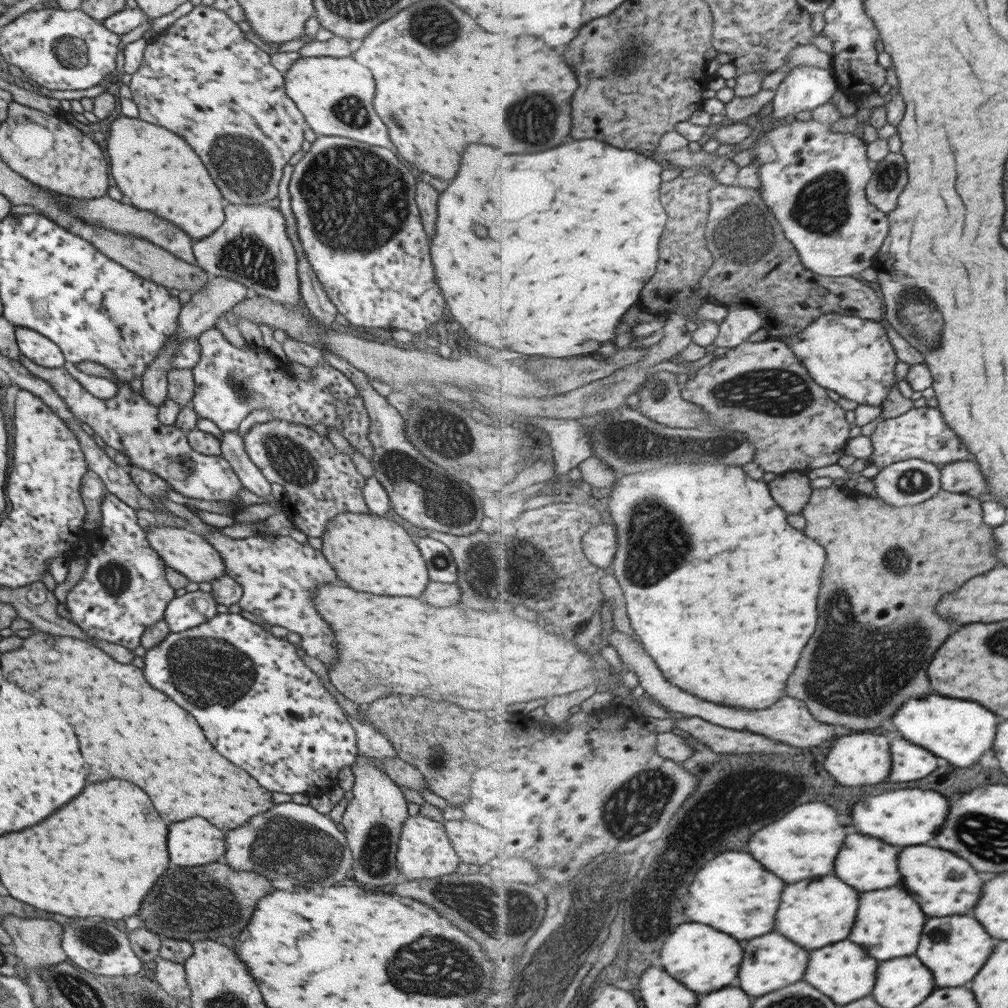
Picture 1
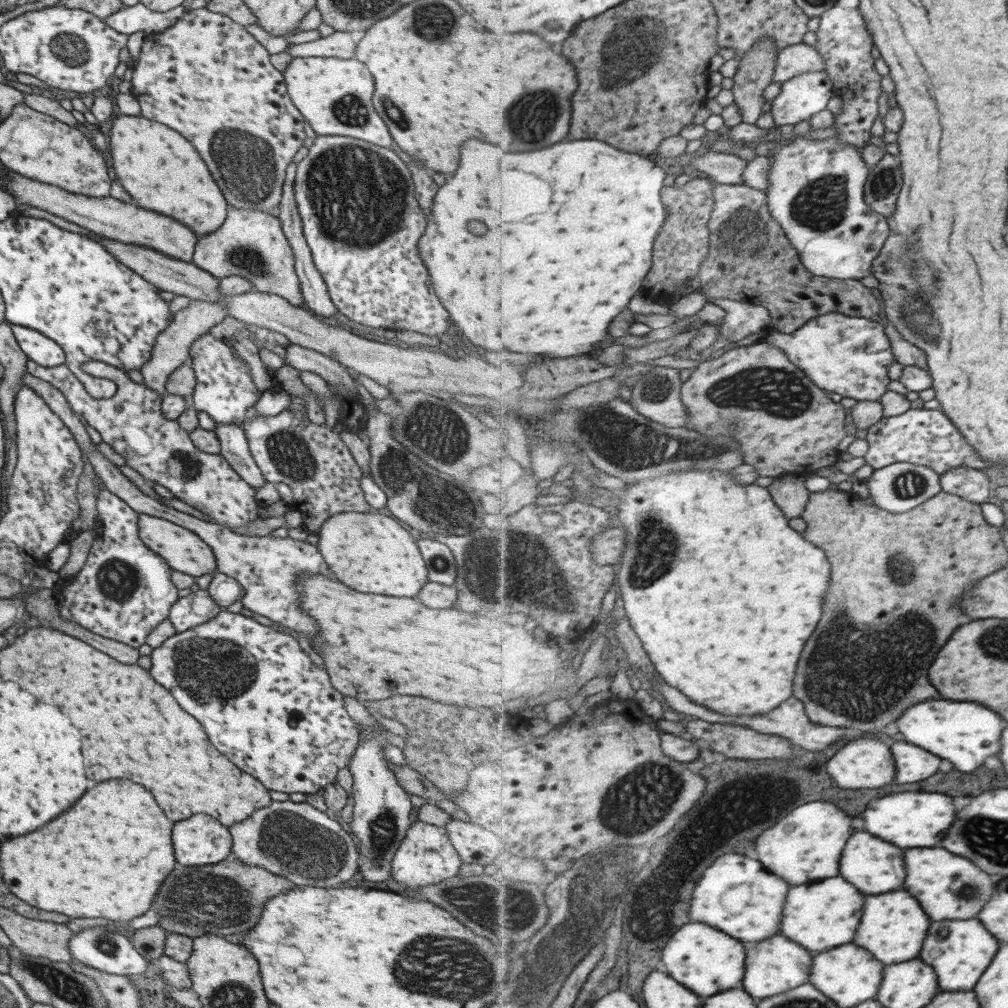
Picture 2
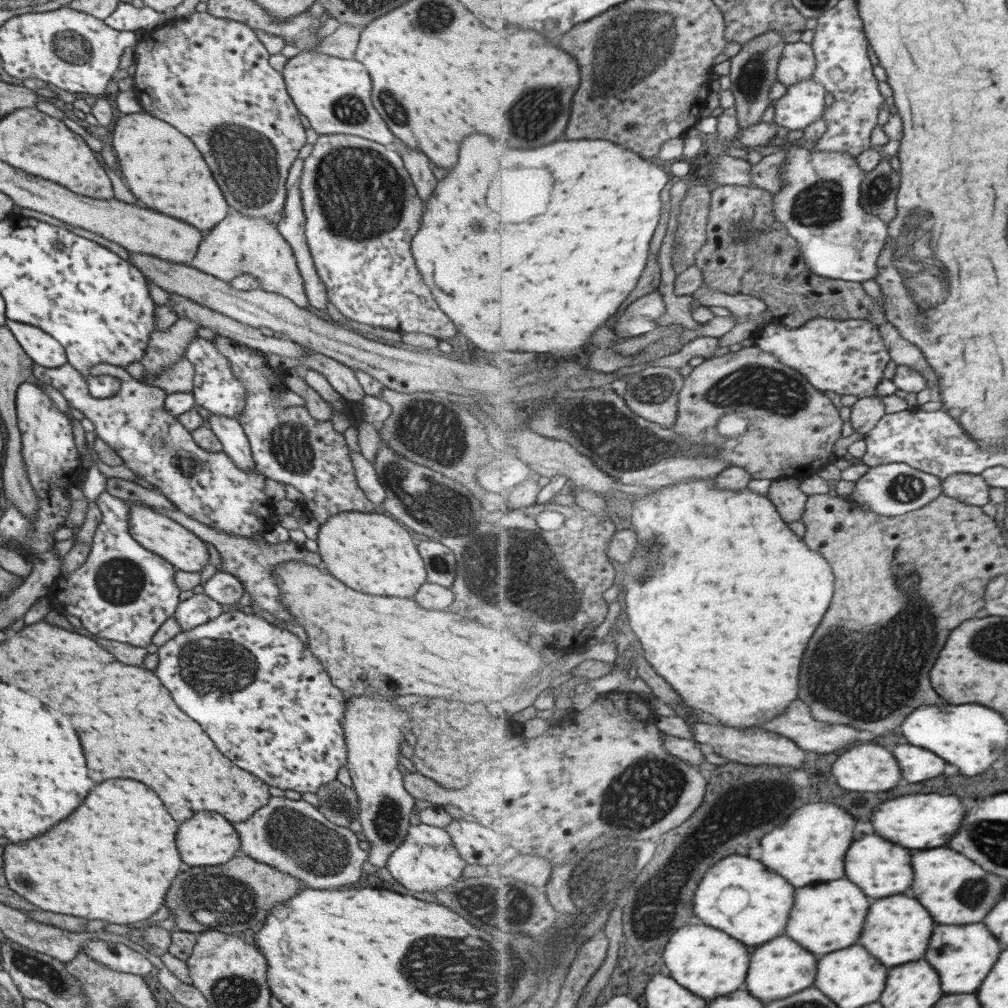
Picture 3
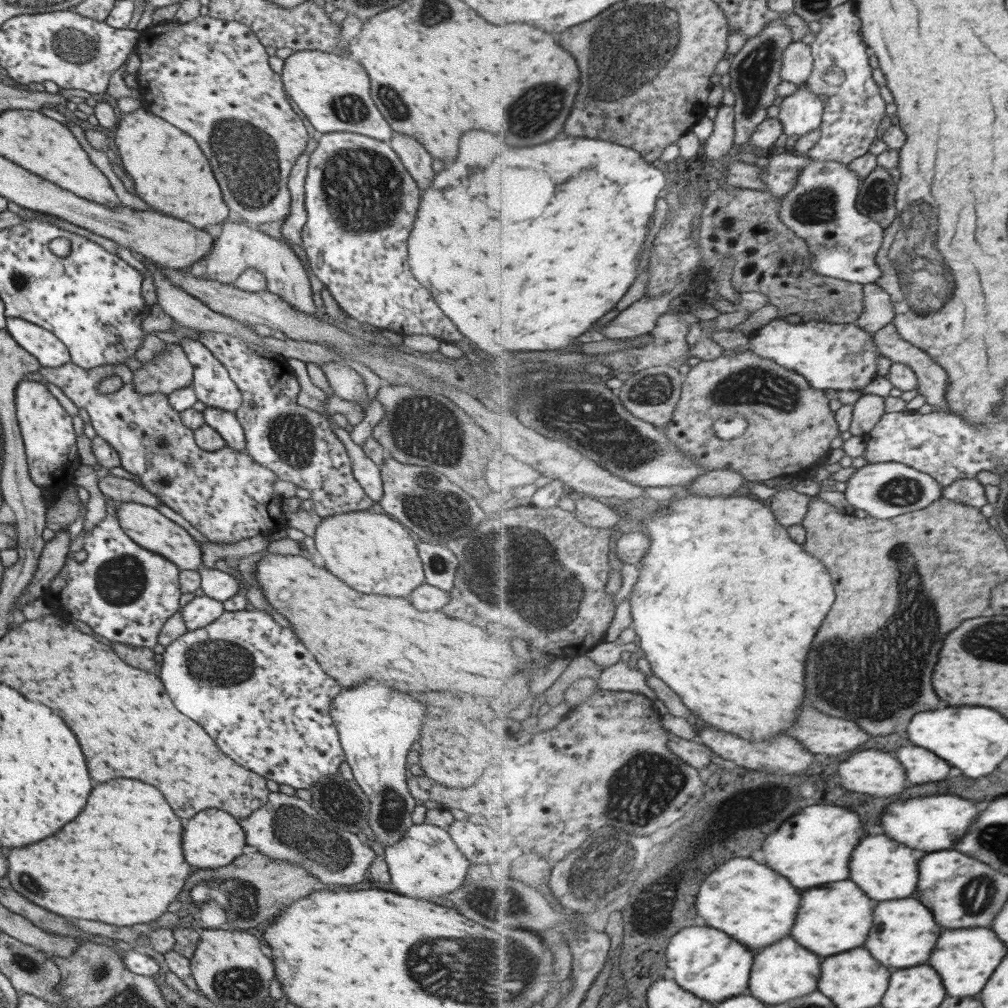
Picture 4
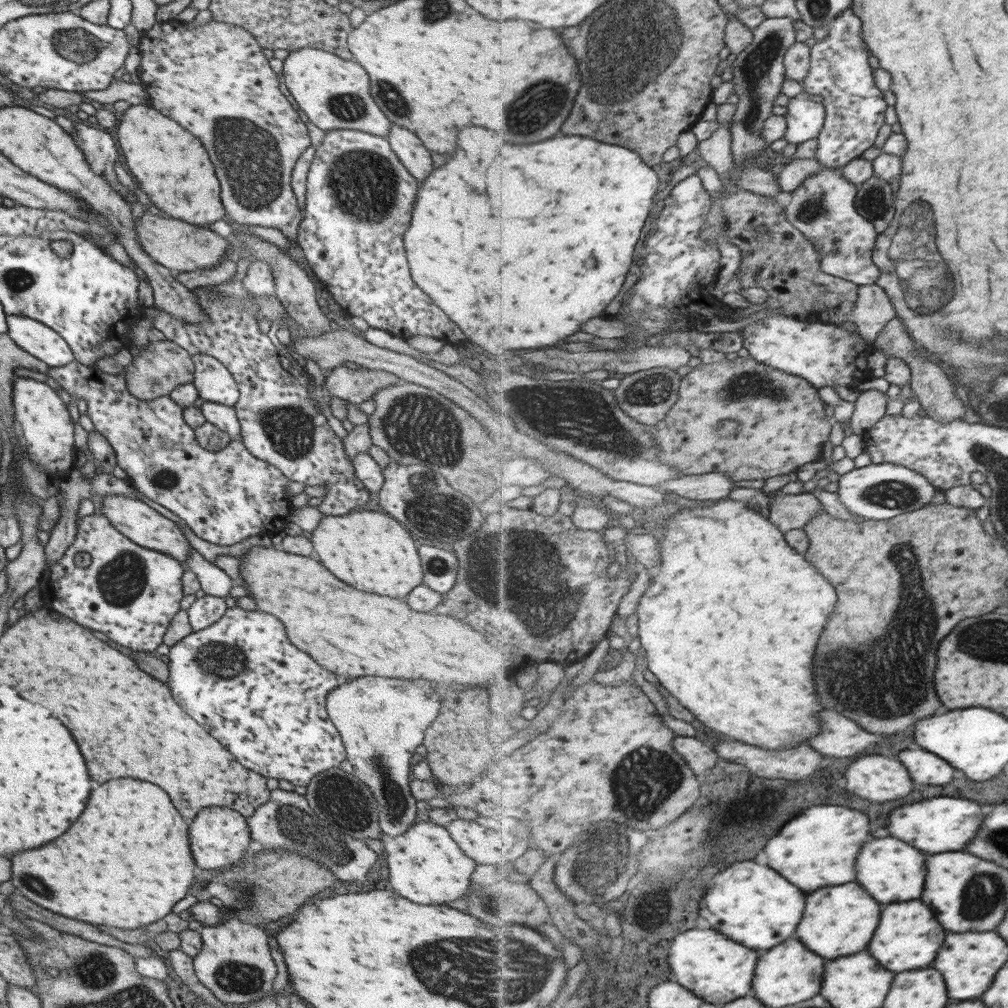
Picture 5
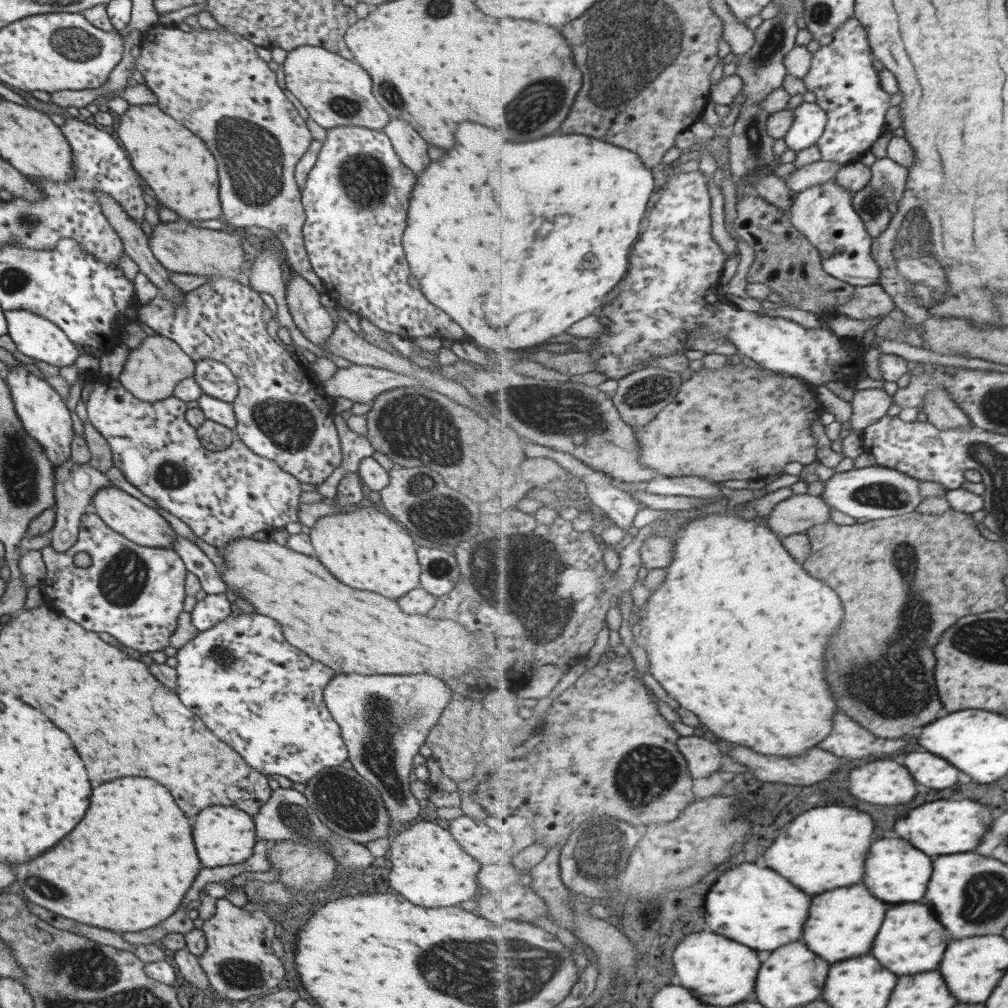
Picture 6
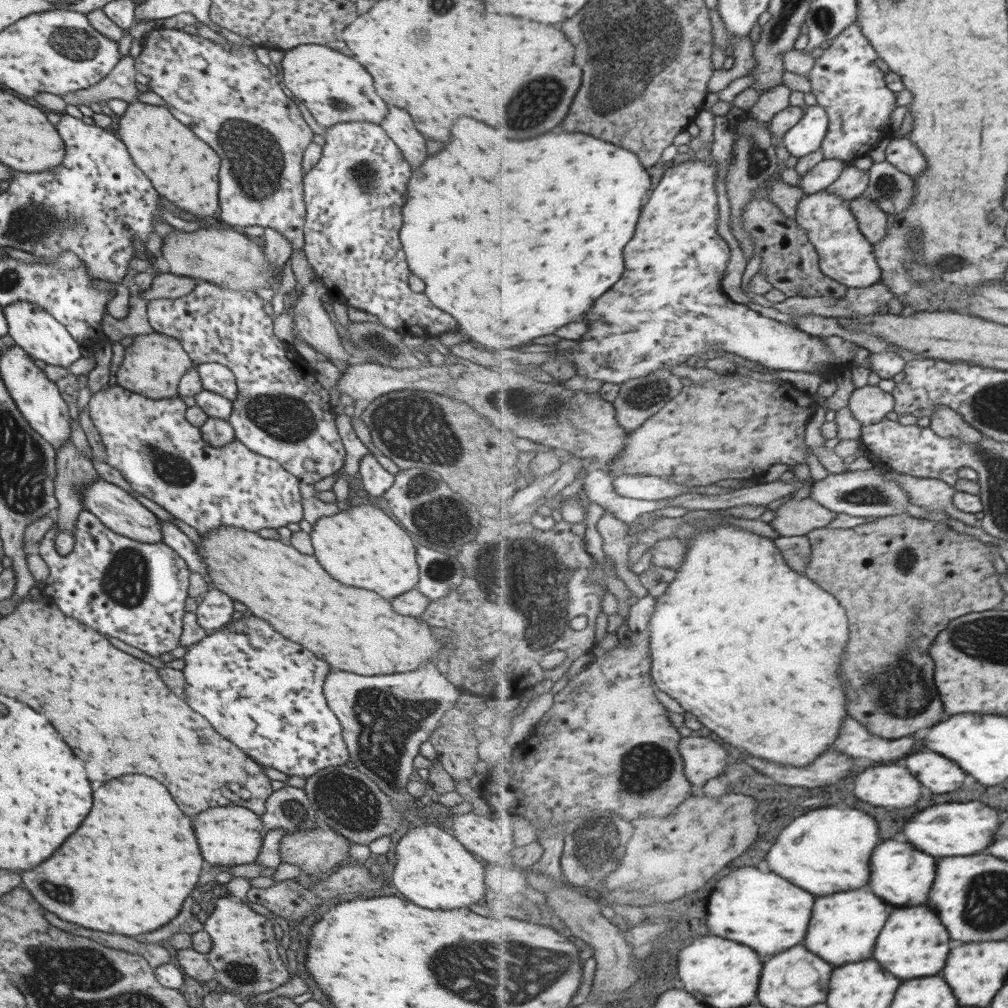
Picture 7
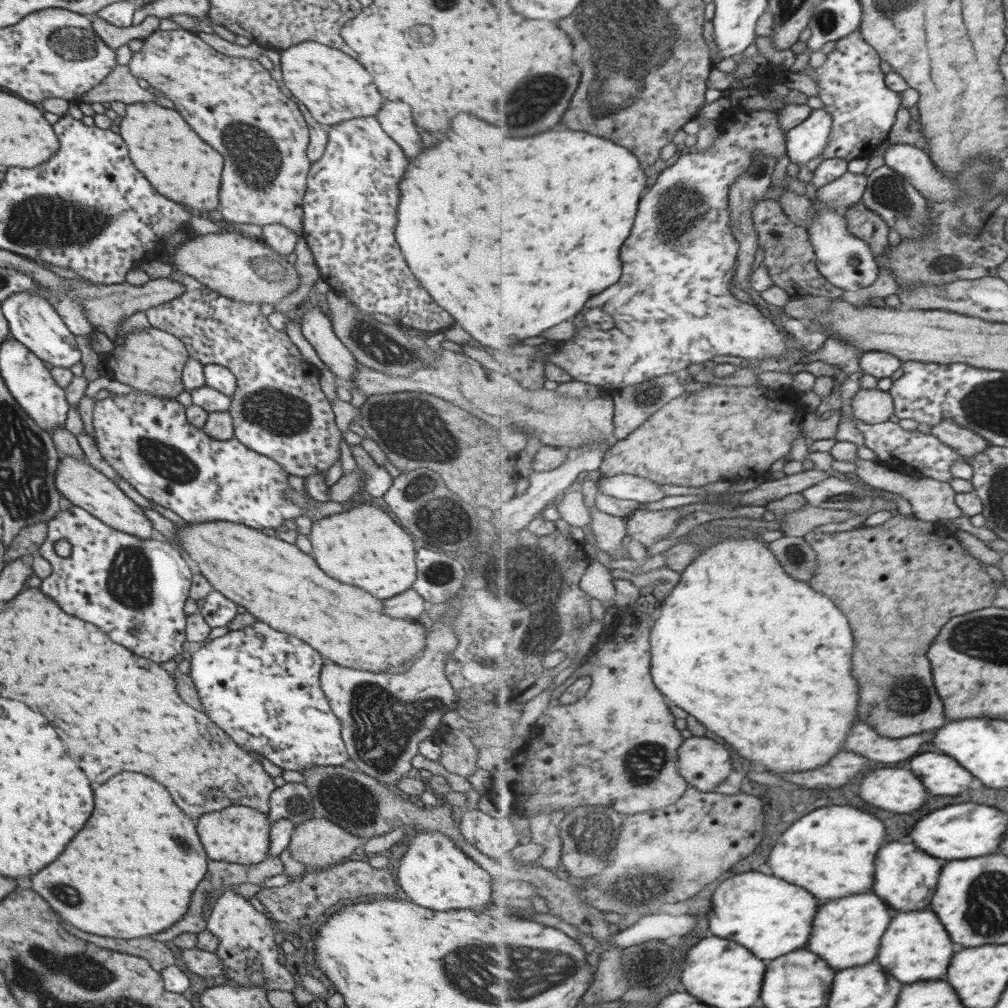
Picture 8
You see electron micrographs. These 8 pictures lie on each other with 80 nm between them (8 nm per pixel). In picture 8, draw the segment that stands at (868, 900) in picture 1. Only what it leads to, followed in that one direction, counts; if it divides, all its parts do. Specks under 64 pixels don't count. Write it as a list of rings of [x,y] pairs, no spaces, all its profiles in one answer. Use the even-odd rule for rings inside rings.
[[[919,910],[919,912],[899,914],[893,920],[893,926],[889,926],[889,930],[883,938],[879,962],[897,980],[901,980],[905,984],[913,984],[919,980],[943,978],[951,966],[953,954],[955,954],[955,944],[951,942],[951,936],[945,930],[945,926],[941,924],[939,916],[935,912]]]

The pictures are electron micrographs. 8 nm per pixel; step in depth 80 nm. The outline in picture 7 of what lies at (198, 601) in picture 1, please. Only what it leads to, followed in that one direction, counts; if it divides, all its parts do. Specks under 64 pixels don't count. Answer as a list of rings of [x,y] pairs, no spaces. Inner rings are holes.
[[[215,588],[209,589],[203,594],[203,599],[197,605],[194,613],[198,625],[201,625],[201,628],[207,632],[222,628],[236,616],[232,600]]]

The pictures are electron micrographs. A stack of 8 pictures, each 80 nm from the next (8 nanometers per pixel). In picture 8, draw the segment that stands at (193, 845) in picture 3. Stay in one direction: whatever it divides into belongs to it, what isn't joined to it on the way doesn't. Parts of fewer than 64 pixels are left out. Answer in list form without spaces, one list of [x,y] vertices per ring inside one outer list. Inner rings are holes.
[[[238,804],[219,812],[203,814],[197,820],[197,834],[201,838],[207,858],[228,863],[257,864],[267,856],[270,825],[266,813]]]

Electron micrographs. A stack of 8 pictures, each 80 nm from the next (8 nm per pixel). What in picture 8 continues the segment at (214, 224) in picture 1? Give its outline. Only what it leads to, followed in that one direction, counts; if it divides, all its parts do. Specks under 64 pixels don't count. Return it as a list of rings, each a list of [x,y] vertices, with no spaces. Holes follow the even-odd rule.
[[[154,102],[133,103],[125,106],[120,122],[118,135],[125,140],[133,167],[145,174],[147,182],[159,194],[195,210],[209,211],[216,207],[223,158],[181,120],[175,109]]]

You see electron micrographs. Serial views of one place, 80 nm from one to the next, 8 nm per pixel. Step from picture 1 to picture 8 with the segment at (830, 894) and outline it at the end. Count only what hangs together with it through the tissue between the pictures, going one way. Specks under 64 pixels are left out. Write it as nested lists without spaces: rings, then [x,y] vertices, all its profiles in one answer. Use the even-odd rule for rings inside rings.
[[[855,894],[849,898],[839,898],[827,902],[817,912],[817,926],[813,928],[813,938],[809,940],[809,950],[821,954],[835,970],[845,970],[853,966],[863,966],[877,960],[881,950],[881,938],[893,920],[887,904],[875,894]]]

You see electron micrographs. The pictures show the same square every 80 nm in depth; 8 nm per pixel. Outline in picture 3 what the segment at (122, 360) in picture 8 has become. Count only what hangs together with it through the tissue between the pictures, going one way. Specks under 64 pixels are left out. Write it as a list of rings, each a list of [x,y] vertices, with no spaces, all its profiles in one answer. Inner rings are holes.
[[[183,356],[177,362],[165,367],[159,374],[146,375],[143,372],[140,382],[147,386],[156,386],[166,394],[192,392],[194,370],[192,364]]]

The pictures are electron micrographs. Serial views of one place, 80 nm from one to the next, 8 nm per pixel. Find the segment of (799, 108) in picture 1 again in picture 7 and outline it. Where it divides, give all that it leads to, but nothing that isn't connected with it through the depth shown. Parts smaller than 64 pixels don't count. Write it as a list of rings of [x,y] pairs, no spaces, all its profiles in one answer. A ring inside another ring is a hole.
[[[820,105],[806,107],[805,116],[782,138],[787,150],[797,159],[820,150],[828,133],[830,118]]]

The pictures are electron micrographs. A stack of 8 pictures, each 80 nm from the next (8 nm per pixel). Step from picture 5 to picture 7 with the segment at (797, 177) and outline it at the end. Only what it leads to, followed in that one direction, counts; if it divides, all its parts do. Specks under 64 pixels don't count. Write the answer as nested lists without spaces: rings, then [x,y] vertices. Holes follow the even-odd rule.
[[[826,159],[801,176],[799,188],[806,194],[815,194],[828,189],[845,171],[848,164],[839,159]]]

